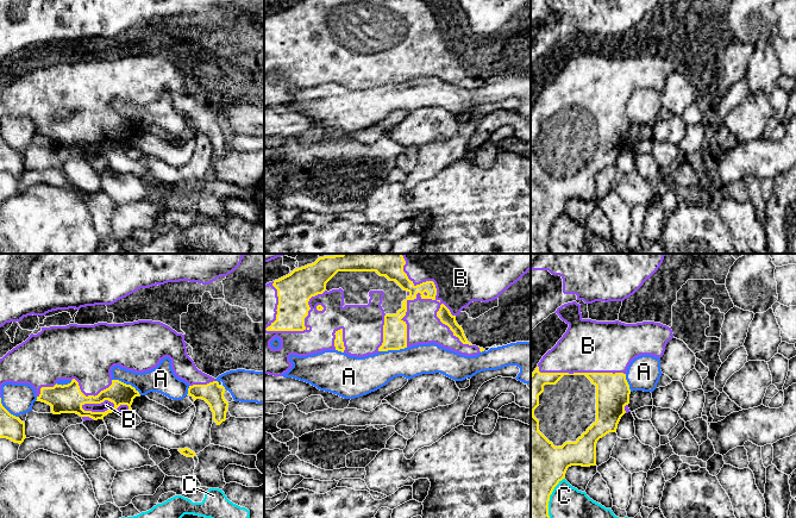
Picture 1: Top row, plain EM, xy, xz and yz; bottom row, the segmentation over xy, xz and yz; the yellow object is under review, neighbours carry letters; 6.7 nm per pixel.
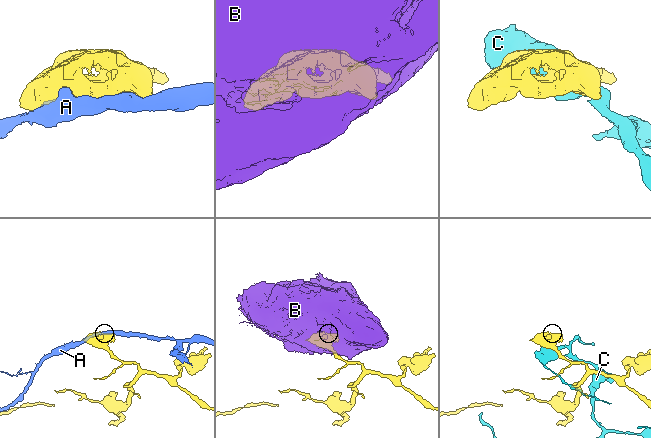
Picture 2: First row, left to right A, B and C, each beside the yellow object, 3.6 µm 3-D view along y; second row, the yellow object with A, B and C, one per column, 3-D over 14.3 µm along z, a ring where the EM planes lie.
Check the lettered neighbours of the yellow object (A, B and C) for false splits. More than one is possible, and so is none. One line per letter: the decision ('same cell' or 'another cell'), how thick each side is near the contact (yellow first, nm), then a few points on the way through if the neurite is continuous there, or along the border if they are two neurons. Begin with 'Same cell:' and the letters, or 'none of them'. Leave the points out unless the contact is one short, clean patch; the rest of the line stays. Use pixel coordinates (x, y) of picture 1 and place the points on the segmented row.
Same cell: none of them
A: another cell; calibres 160 and 180 nm
B: another cell; calibres 90 and 440 nm
C: another cell; calibres 420 and 220 nm

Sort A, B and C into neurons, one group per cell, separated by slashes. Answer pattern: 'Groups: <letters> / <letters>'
Groups: A / B / C

